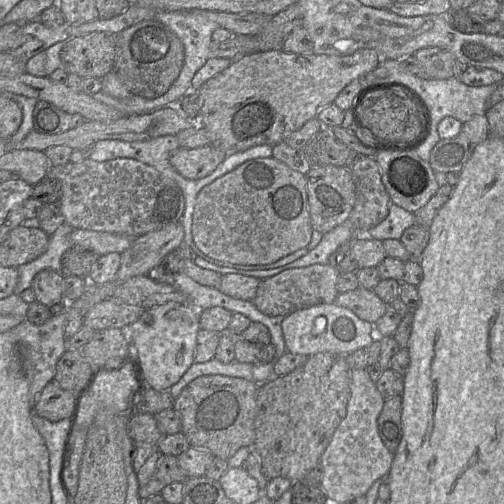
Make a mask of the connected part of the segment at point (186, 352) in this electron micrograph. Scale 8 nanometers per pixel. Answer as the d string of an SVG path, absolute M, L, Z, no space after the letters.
M167 302L146 309L127 329L131 348L136 355L145 383L157 391L168 391L195 362L199 311L188 304Z

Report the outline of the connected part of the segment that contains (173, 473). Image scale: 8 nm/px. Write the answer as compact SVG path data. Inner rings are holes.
M163 455L151 479L145 485L139 486L139 495L144 501L153 495L160 494L162 489L171 483L185 481L186 476L179 468L177 457Z

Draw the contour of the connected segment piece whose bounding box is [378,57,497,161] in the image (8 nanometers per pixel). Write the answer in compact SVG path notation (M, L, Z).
M382 59L378 66L382 66L388 71L386 78L381 78L385 82L400 81L413 88L426 102L430 114L431 125L430 133L426 141L417 149L416 154L424 161L429 161L430 153L433 147L439 142L440 137L437 131L439 122L447 116L456 118L462 123L470 120L474 115L485 115L487 111L487 99L491 96L497 87L497 84L486 86L469 86L462 83L454 76L447 79L422 79L410 73L403 64L403 60Z

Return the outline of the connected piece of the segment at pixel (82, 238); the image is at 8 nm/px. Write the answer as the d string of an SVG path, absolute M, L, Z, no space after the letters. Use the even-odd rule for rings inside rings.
M74 229L70 235L71 247L80 246L103 256L109 253L123 253L135 238L122 234Z

